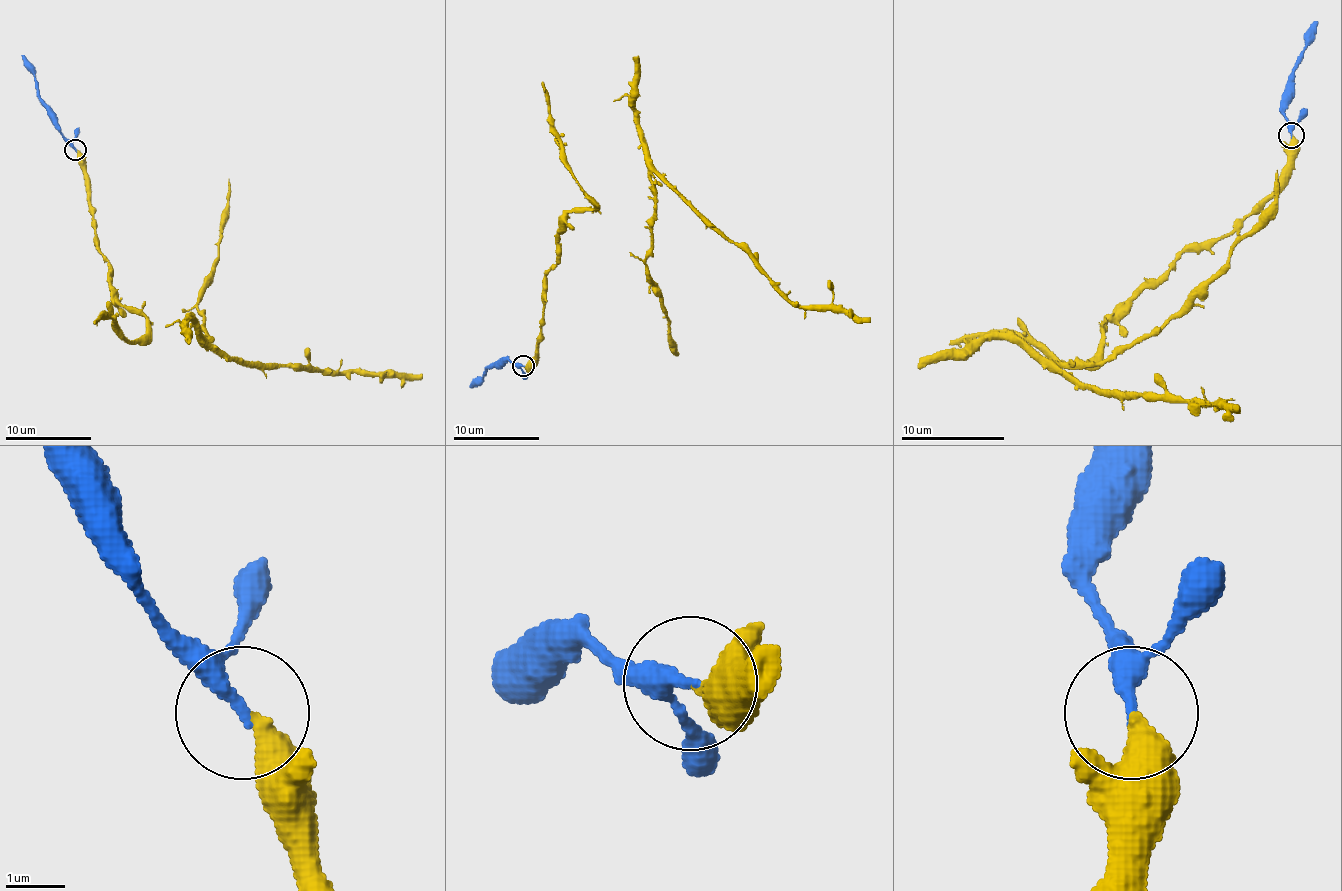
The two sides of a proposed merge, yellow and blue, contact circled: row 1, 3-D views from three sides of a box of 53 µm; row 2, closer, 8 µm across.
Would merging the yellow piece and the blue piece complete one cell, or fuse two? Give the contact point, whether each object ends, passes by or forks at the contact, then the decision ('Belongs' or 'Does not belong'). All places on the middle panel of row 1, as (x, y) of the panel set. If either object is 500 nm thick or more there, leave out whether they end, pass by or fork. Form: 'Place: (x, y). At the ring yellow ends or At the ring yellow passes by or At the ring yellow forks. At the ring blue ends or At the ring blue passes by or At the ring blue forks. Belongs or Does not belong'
Place: (523, 366). At the ring yellow ends. At the ring blue passes by. Belongs

